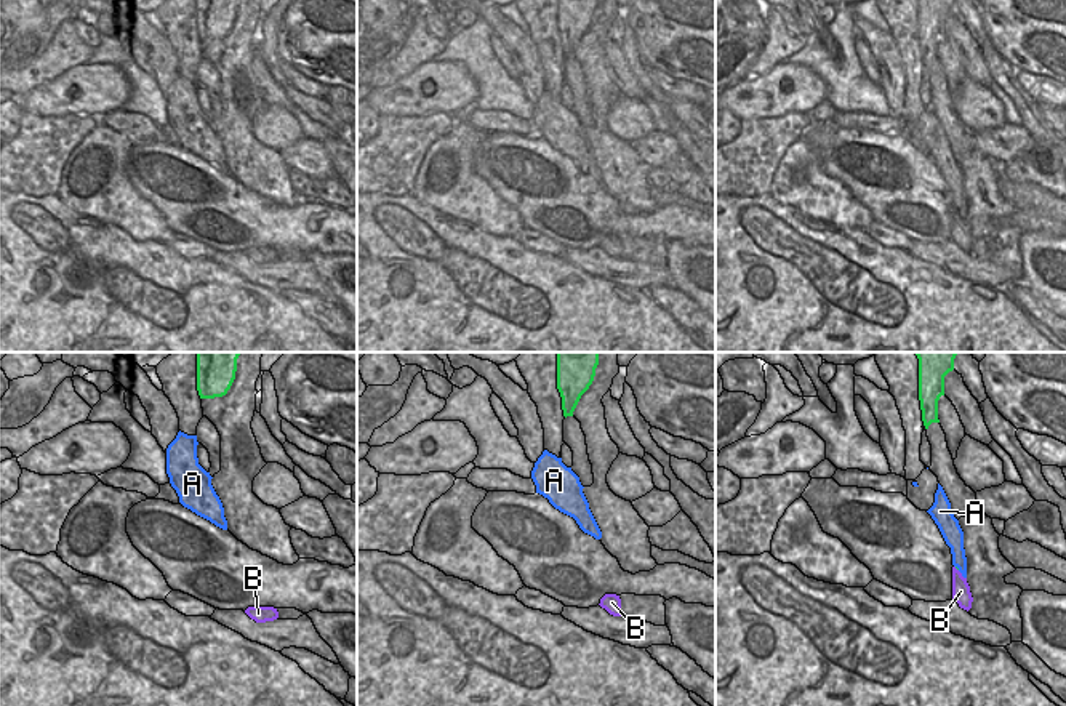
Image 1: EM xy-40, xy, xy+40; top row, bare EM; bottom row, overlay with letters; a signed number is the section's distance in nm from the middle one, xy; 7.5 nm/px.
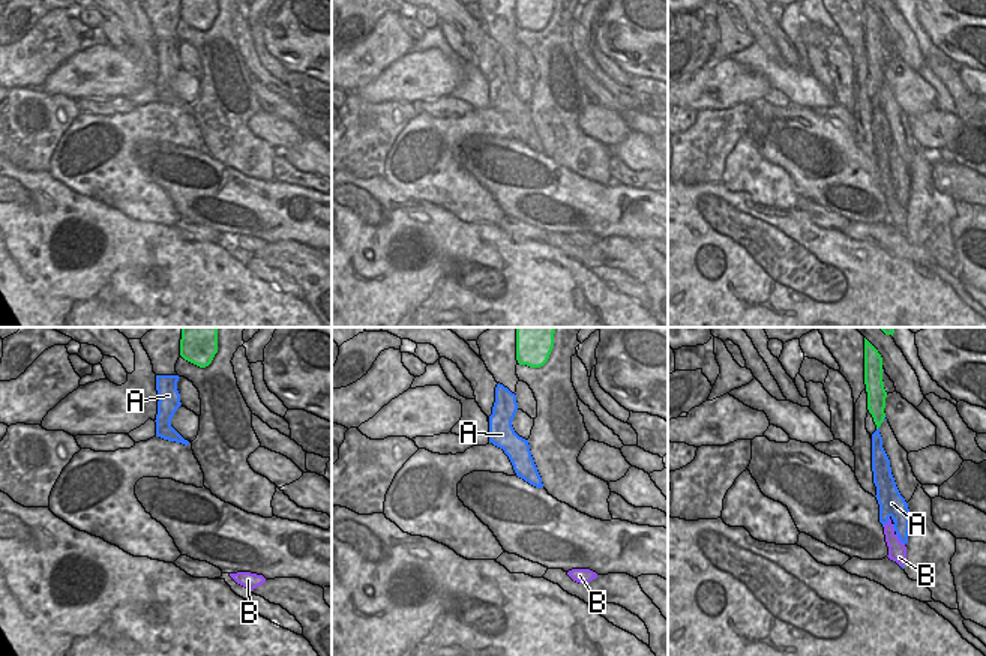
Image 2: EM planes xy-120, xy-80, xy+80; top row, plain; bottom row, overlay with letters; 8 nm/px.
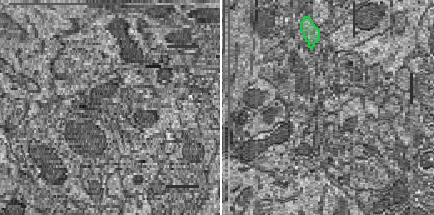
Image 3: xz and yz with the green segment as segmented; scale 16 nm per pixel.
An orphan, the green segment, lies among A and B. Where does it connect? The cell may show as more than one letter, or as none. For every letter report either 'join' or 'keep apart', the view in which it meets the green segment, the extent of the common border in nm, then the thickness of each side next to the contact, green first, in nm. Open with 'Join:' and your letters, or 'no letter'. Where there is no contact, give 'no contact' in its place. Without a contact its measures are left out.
Join: B
A: keep apart; no contact
B: join; no contact

